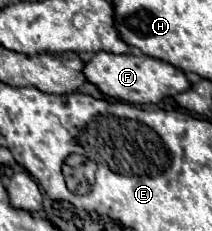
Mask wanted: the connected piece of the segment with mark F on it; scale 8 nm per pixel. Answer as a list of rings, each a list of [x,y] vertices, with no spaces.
[[[96,53],[94,59],[90,59],[84,67],[84,75],[90,83],[94,83],[104,95],[110,95],[120,101],[128,101],[134,105],[146,105],[146,103],[158,103],[164,97],[176,97],[184,93],[184,89],[190,89],[190,81],[186,73],[166,61],[148,57],[148,55],[114,55],[114,53]]]

